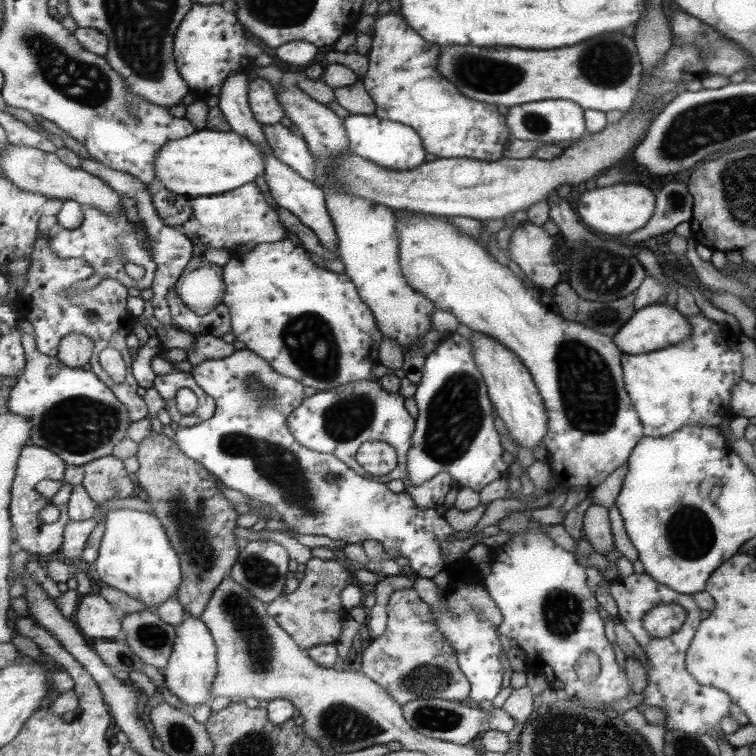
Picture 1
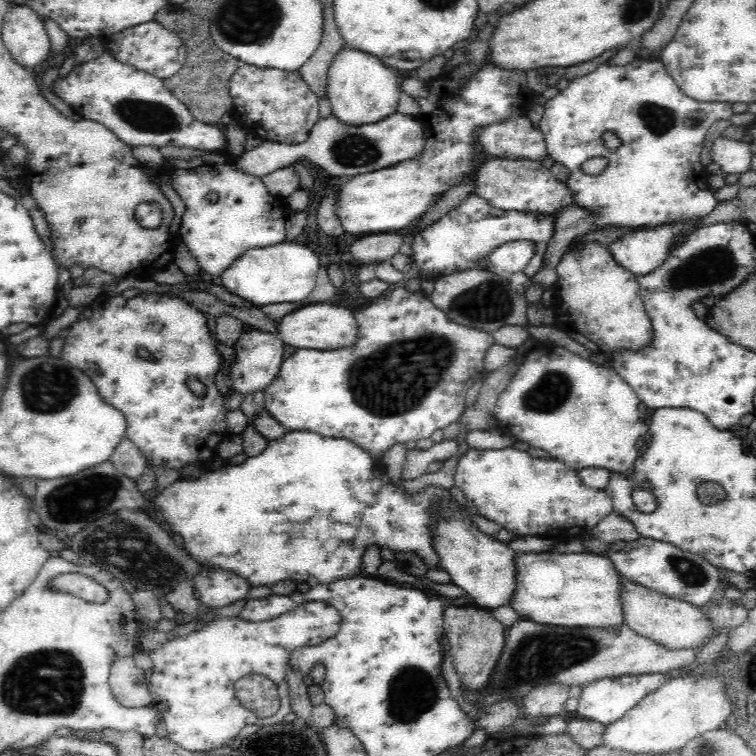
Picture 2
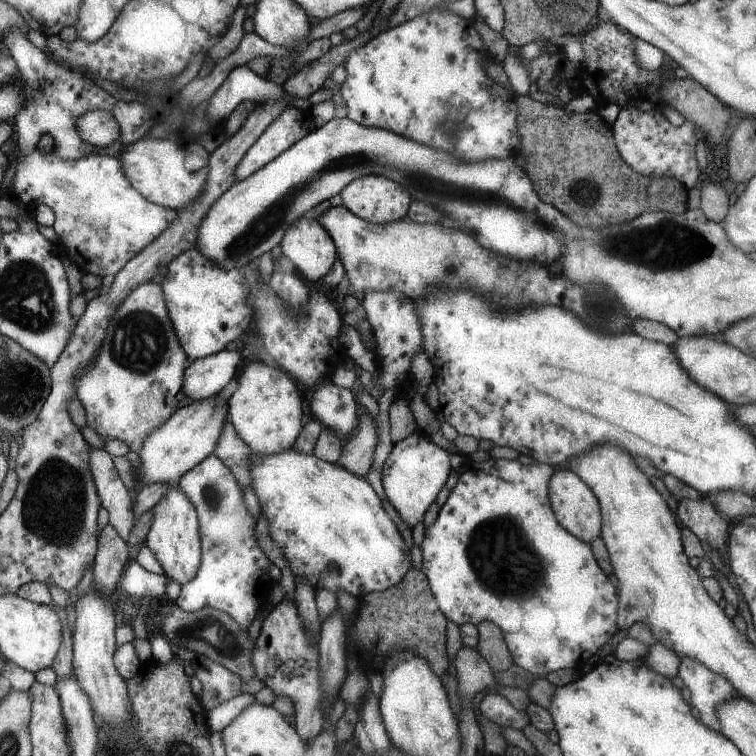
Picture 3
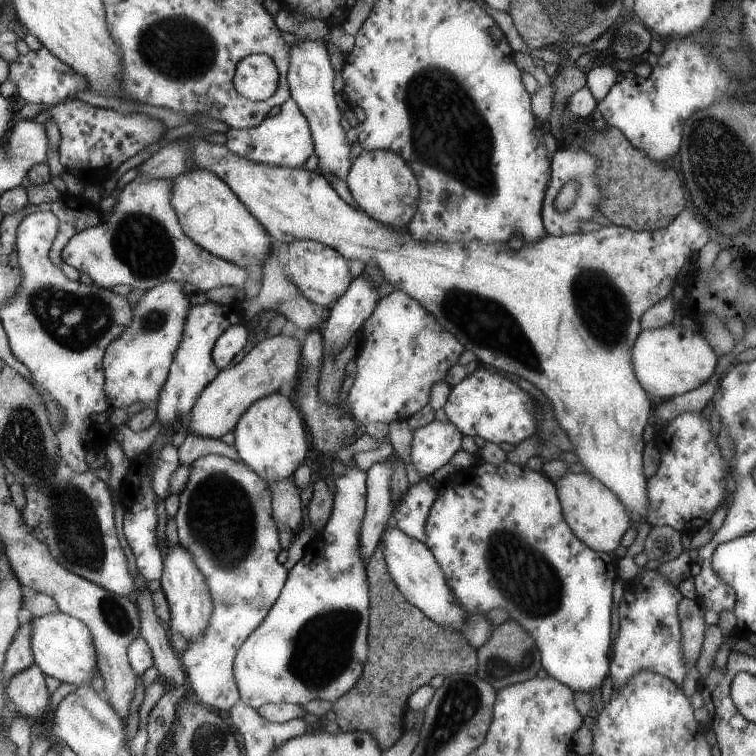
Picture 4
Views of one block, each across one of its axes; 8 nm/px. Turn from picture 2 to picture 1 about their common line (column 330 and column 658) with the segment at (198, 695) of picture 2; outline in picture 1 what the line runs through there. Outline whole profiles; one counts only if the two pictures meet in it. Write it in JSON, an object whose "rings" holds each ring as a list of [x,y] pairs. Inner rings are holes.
{"rings":[[[659,604],[657,608],[645,612],[645,616],[641,618],[643,630],[655,640],[673,636],[683,626],[683,622],[685,610],[677,604]]]}

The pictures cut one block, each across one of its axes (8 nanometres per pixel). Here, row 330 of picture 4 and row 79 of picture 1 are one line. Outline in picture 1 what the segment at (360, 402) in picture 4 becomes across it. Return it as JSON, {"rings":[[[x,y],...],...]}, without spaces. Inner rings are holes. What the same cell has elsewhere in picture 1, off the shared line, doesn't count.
{"rings":[[[389,12],[385,16],[373,16],[373,30],[369,32],[373,38],[373,44],[367,52],[369,68],[361,78],[367,94],[371,96],[375,110],[373,116],[381,120],[399,122],[405,126],[411,126],[423,140],[425,150],[431,154],[431,158],[437,160],[487,160],[497,162],[505,154],[505,146],[511,138],[509,126],[505,124],[505,116],[501,116],[495,108],[495,104],[487,104],[481,100],[471,100],[465,94],[459,92],[453,82],[447,82],[445,78],[439,78],[437,62],[441,56],[441,48],[437,44],[427,42],[421,38],[399,14]]]}

